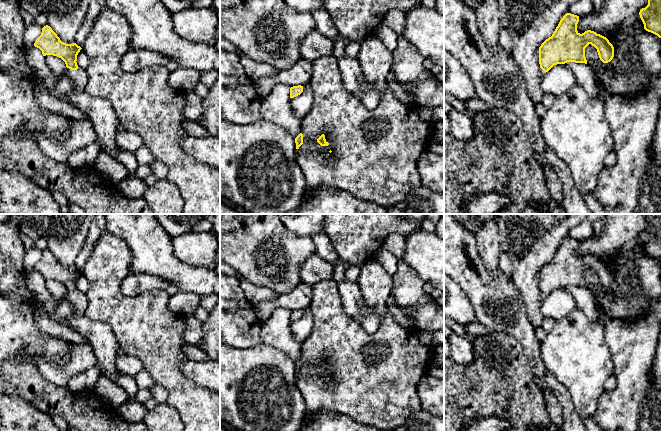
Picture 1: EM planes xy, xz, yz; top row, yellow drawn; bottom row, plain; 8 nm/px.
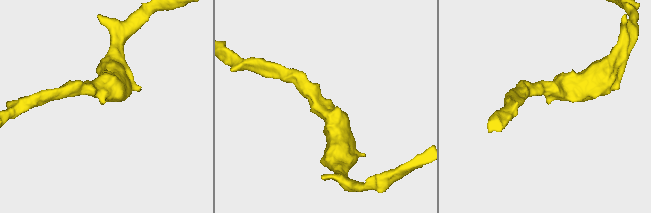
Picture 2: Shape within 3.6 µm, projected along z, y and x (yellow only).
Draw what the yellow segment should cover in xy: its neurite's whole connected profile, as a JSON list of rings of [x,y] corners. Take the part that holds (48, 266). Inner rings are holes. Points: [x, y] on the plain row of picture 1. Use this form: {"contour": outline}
{"contour": [[[48,249],[42,252],[42,257],[36,263],[34,270],[42,275],[43,280],[53,279],[61,282],[66,288],[68,299],[76,315],[85,314],[88,299],[86,294],[79,292],[76,286],[77,279],[82,273],[80,270],[76,267],[66,268],[62,266]]]}

